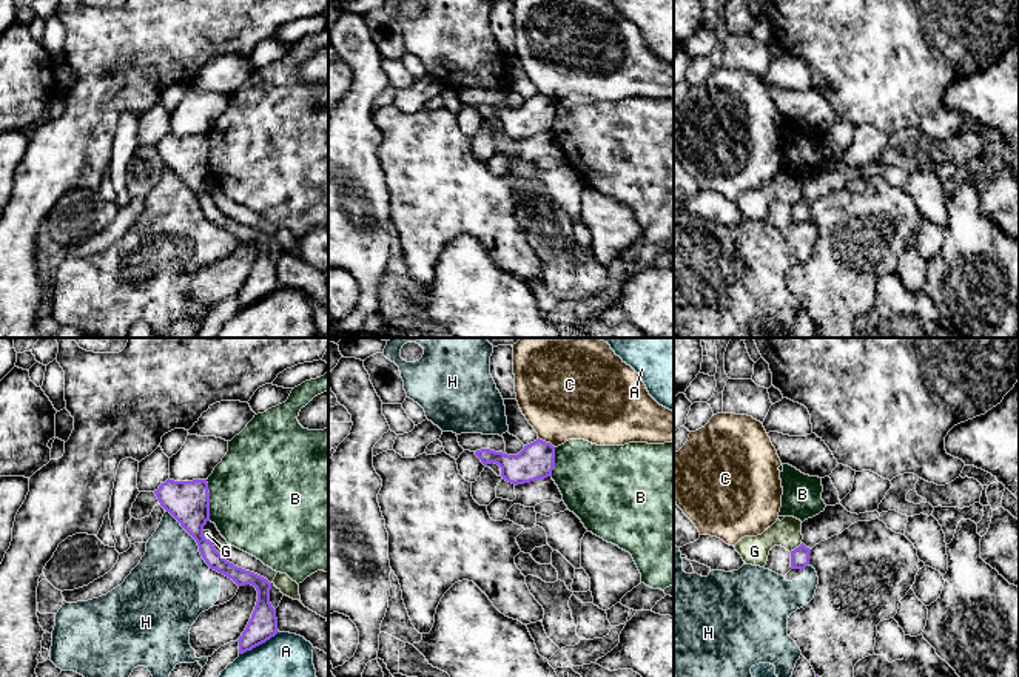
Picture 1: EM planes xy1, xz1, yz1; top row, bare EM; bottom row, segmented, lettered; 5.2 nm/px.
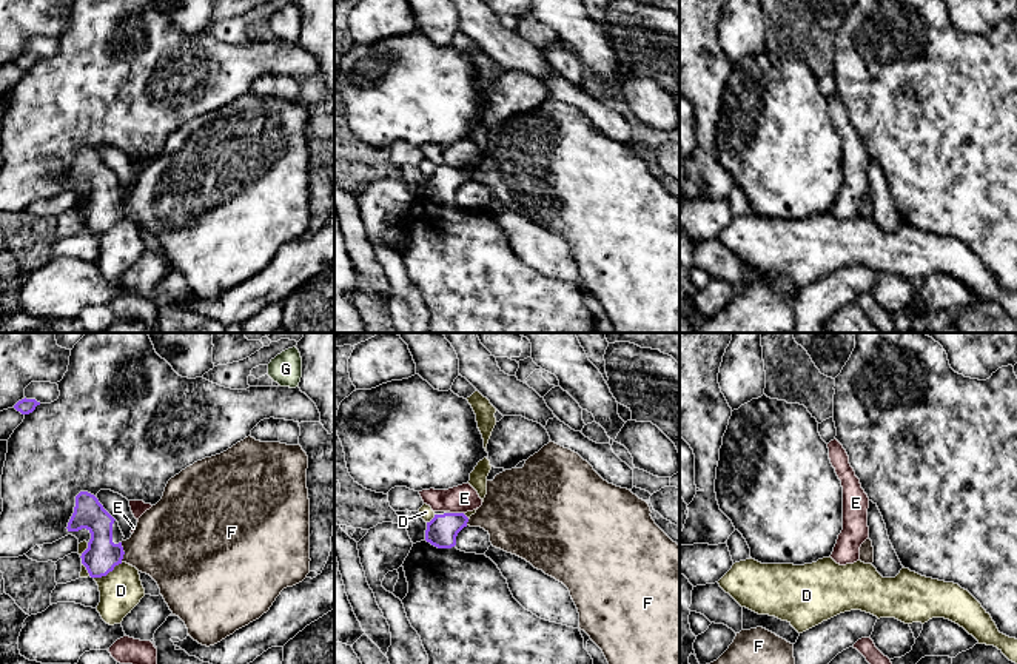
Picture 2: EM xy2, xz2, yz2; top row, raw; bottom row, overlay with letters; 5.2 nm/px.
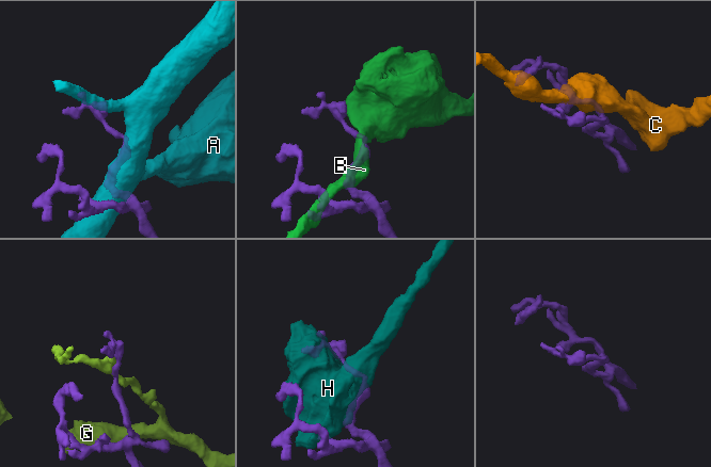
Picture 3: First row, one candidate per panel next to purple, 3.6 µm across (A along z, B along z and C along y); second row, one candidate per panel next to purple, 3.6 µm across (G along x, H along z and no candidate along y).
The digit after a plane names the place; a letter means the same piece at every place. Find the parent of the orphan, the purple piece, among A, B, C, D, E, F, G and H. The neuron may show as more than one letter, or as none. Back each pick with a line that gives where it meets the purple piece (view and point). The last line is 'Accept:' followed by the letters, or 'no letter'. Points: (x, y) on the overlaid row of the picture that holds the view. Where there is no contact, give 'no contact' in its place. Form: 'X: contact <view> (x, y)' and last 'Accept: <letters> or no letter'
F: contact xy2 (124, 552)
Accept: F

